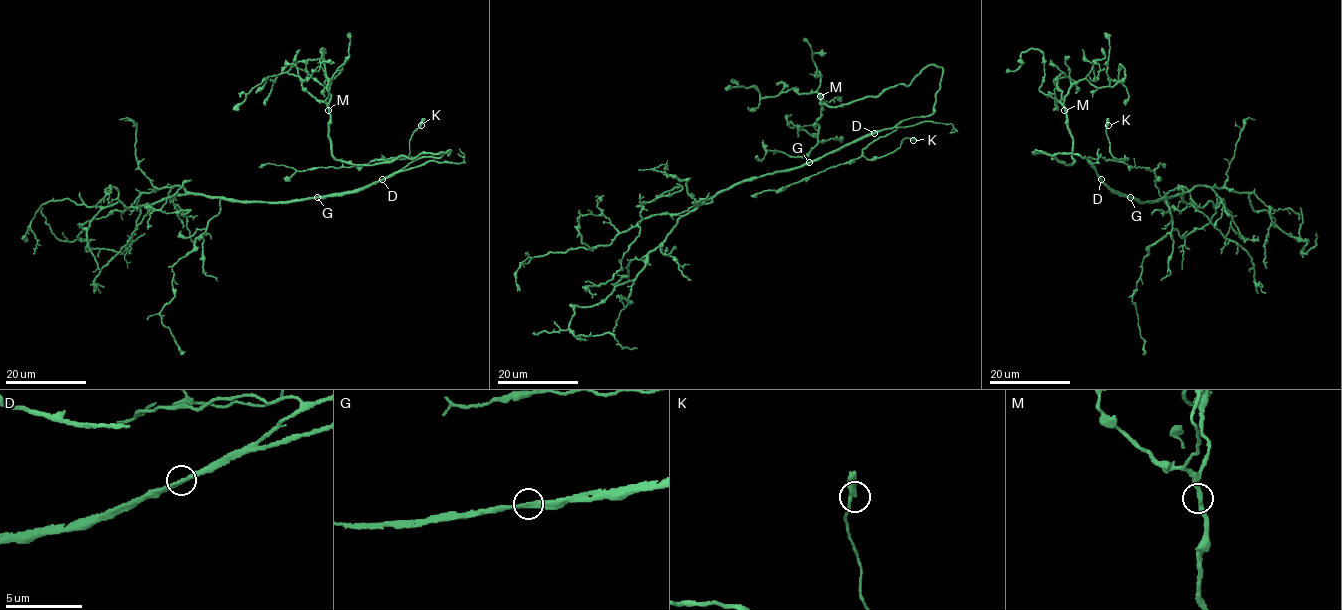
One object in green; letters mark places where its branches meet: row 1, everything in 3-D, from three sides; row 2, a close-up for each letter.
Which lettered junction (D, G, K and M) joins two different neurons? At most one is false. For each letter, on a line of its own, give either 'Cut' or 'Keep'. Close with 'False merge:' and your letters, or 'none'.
D: Keep
G: Keep
K: Keep
M: Keep
False merge: none

